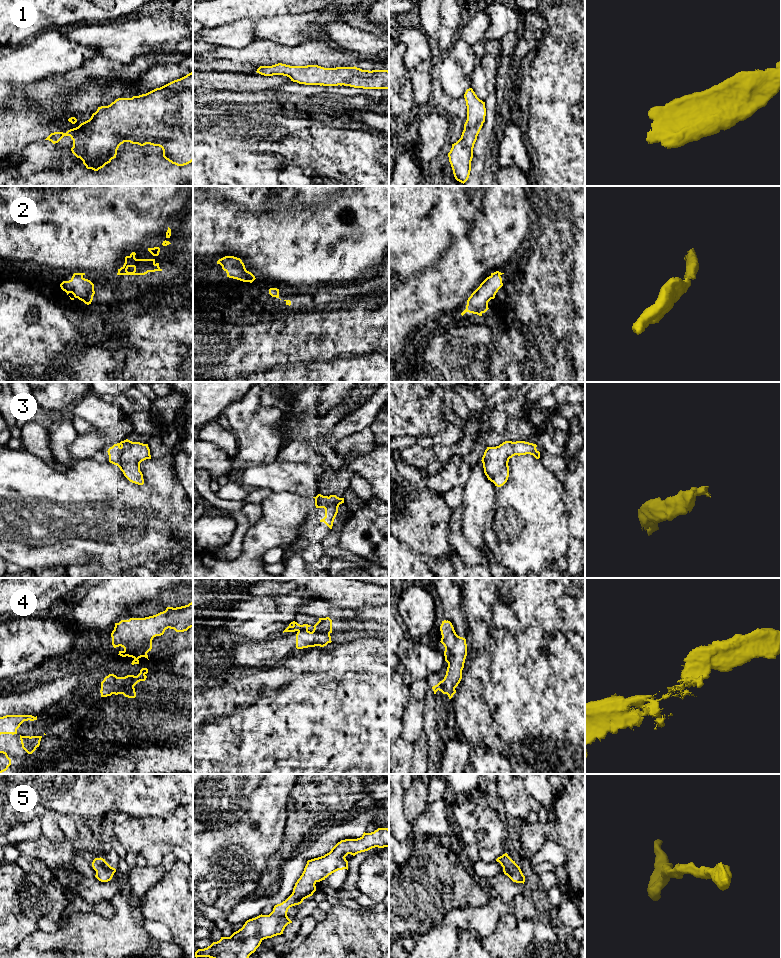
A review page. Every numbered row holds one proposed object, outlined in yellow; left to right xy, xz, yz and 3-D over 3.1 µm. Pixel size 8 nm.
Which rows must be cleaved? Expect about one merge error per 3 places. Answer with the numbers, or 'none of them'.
4

